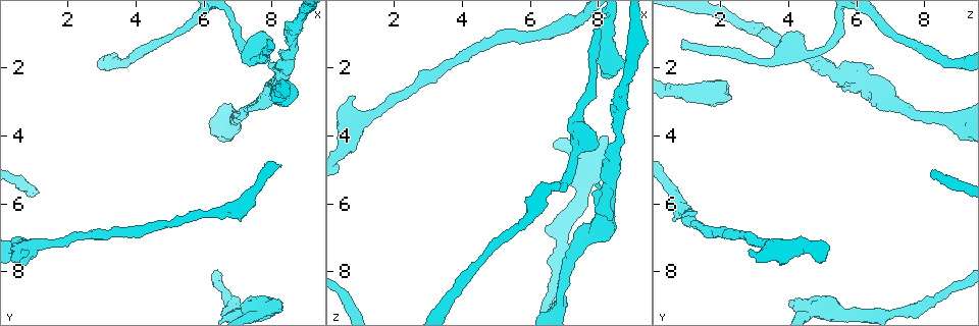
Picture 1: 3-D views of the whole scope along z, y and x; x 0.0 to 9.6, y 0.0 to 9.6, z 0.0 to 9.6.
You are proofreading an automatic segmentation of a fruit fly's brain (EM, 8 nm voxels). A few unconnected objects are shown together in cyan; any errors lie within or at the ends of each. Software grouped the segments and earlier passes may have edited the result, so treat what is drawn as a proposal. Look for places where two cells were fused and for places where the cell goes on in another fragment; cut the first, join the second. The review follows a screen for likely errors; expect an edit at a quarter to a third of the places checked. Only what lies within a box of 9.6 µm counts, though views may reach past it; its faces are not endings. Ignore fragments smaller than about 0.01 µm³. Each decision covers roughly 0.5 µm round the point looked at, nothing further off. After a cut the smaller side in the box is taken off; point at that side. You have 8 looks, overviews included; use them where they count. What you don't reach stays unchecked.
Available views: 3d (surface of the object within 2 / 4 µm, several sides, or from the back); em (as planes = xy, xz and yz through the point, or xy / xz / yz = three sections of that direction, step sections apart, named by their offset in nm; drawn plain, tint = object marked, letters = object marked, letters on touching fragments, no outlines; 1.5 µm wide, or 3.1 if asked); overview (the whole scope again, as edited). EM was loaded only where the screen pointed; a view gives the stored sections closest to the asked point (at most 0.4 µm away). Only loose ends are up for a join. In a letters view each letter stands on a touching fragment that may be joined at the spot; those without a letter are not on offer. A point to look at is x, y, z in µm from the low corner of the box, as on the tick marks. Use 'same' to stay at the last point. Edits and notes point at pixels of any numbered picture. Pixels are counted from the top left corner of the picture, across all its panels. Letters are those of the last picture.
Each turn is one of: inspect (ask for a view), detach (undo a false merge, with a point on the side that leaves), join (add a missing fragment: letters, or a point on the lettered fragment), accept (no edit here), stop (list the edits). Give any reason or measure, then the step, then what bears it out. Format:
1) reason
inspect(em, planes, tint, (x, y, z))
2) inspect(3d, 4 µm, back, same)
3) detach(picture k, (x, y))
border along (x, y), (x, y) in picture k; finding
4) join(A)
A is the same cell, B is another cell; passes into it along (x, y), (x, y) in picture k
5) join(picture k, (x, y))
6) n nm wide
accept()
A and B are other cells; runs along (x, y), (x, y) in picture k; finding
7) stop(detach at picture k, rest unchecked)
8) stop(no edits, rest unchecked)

free end
inspect(em, yz, step 8, tint, (0.80, 7.45, 2.90))

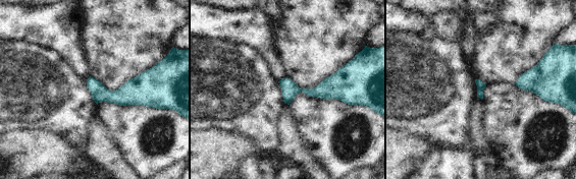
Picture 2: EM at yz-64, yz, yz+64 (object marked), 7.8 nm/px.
inspect(em, planes, letters, same)

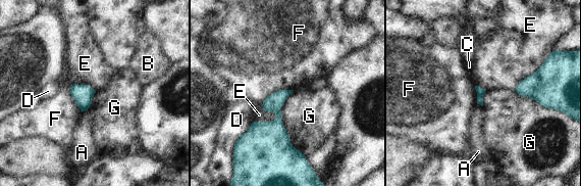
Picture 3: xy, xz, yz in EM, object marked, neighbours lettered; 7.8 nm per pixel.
accept()
A, B, C, D, E, F and G are other cells; border along (293, 90), (281, 121), (306, 156) in picture 3; no lettered fragment goes on from it

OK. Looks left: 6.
an open end
inspect(em, planes, letters, (8.25, 8.95, 4.10))

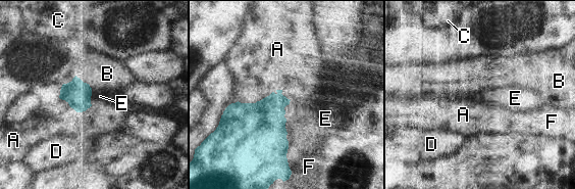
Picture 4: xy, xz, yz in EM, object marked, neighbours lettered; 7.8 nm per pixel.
A touches over 220 nm
join(E)
E is the same cell, A, B, C, D and F are other cells; it goes on there

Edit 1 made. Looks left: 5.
see it whole again
inspect(overview)

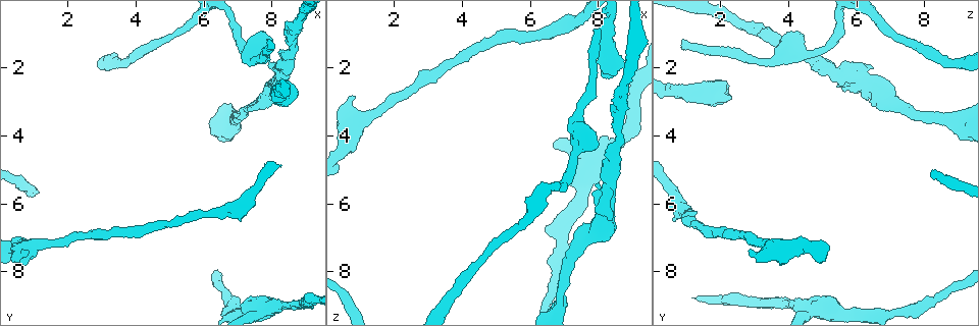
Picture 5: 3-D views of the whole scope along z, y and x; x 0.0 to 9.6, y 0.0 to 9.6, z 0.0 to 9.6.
free end
inspect(em, xy, step 8, letters, (7.90, 1.15, 0.90))

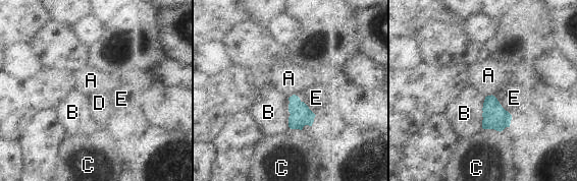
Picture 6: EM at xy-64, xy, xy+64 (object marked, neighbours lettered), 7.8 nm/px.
150 nm wide
join(D)
D is the same cell, A, B, C and E are other cells; passes into it along (301, 115), (289, 105), (301, 95) in picture 6; the cell continues

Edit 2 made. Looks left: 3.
stop(join at picture 4, join at picture 6, rest unchecked)

